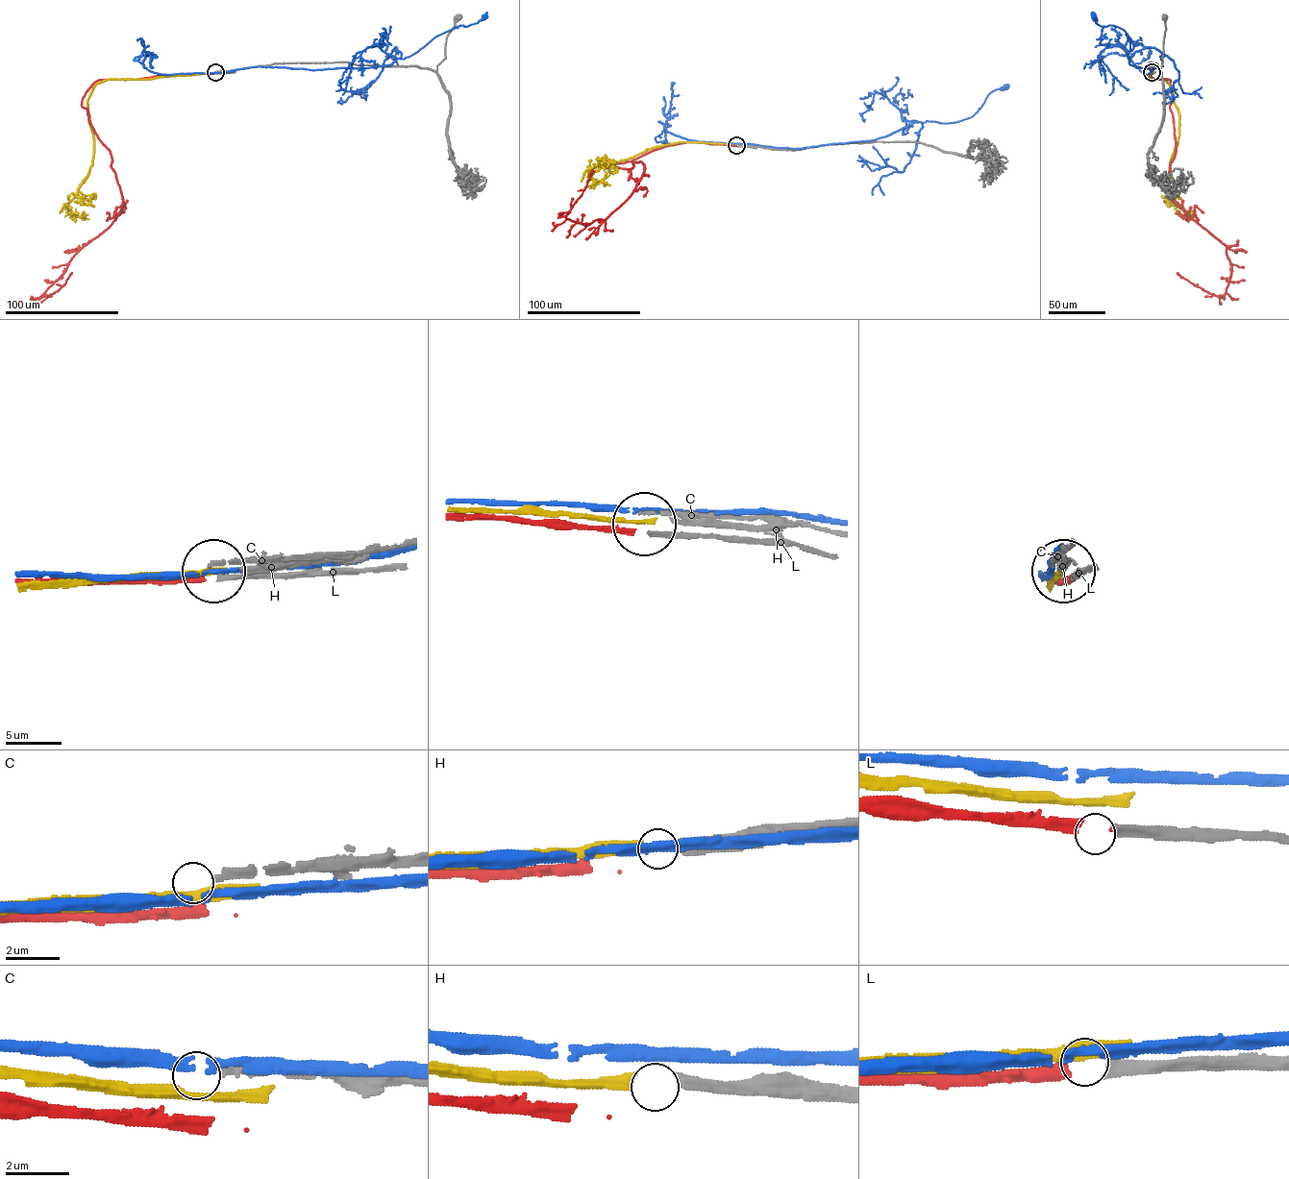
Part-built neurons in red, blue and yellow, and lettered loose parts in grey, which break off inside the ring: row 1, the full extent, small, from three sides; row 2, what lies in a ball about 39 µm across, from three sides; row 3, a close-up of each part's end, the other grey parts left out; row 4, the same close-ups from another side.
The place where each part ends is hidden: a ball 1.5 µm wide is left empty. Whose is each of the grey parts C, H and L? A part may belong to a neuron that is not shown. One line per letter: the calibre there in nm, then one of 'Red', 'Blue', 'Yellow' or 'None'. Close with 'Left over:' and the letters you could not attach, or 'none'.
C: Thickness 240 nm. None
H: Thickness 320 nm. Yellow
L: Thickness 400 nm. Red
Left over: C

